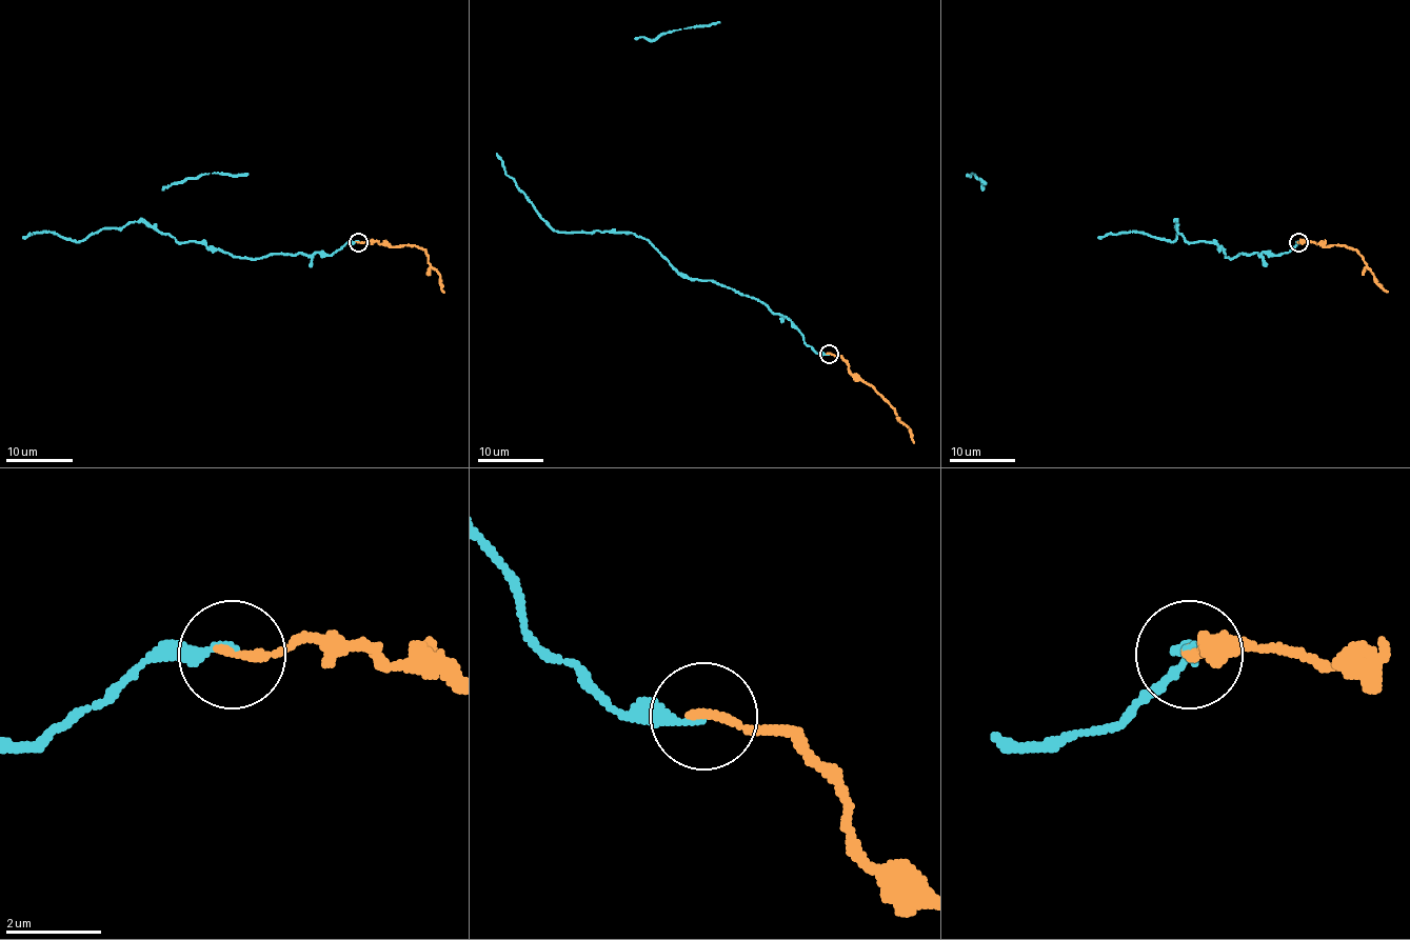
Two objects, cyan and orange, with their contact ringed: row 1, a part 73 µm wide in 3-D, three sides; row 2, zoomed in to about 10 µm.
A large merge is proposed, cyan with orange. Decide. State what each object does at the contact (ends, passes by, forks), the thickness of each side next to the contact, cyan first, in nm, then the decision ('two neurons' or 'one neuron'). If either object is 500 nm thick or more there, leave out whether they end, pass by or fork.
cyan ends there; orange ends there; 200 nm thick on the cyan side, 200 nm on the other; one neuron

